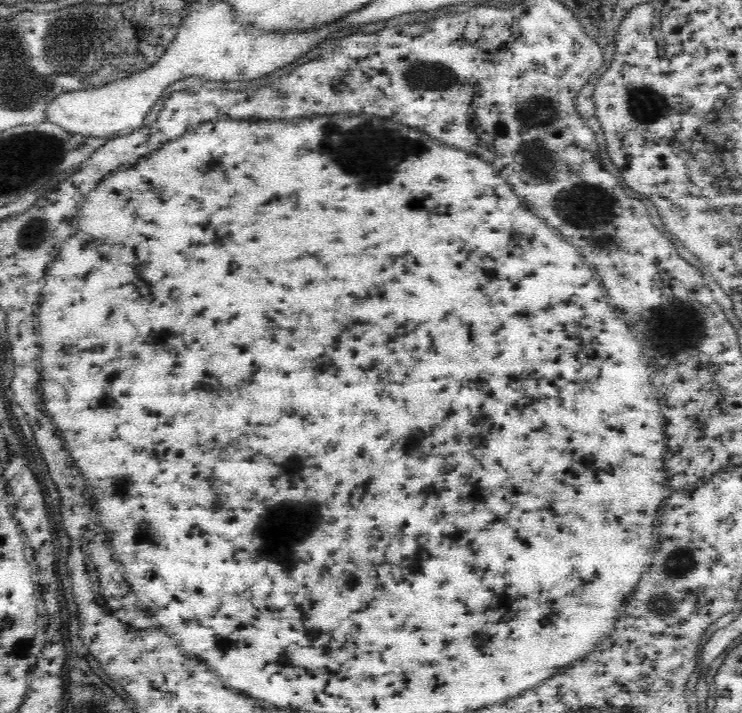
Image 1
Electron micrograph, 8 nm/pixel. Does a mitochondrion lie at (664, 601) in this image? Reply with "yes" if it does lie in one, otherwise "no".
yes

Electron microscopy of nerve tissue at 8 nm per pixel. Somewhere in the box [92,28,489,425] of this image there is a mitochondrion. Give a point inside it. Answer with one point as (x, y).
(441, 76)

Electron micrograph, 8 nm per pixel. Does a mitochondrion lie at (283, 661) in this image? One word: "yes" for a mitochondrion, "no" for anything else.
no

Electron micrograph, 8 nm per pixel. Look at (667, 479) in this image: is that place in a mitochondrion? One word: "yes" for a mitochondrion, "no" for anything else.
no

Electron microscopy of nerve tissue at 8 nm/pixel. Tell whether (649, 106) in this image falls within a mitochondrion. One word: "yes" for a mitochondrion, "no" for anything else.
yes

